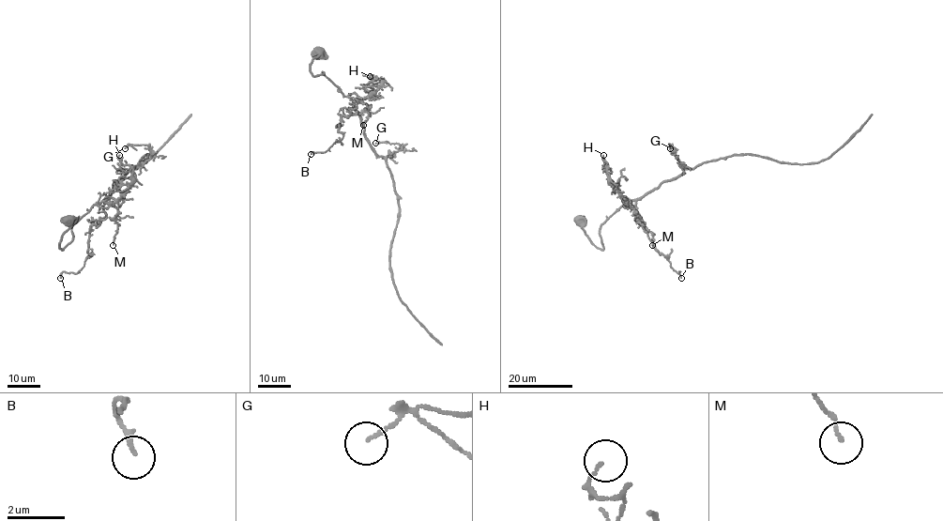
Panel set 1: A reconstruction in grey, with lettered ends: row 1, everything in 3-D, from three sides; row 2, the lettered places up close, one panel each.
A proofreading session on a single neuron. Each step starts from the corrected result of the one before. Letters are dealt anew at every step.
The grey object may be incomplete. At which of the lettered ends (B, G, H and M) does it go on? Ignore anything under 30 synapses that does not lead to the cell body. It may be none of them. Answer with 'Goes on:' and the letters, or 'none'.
Goes on: none

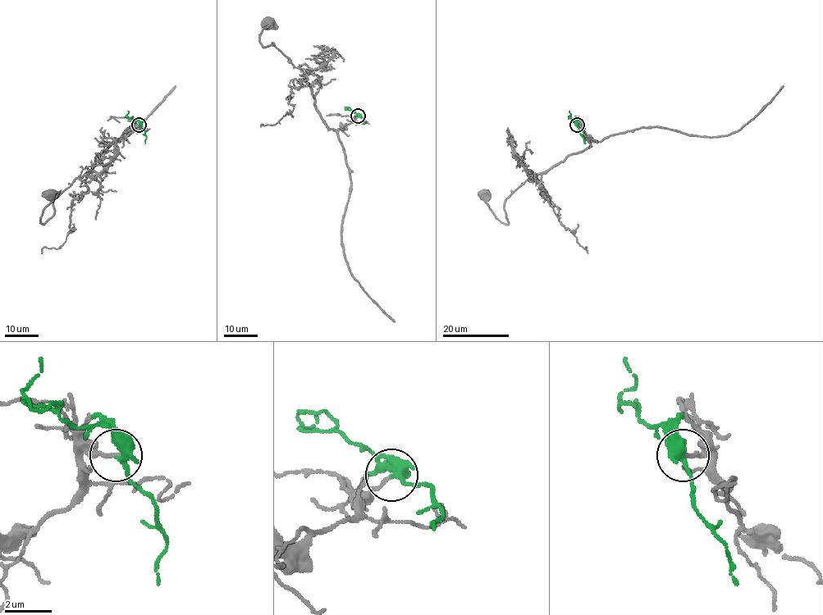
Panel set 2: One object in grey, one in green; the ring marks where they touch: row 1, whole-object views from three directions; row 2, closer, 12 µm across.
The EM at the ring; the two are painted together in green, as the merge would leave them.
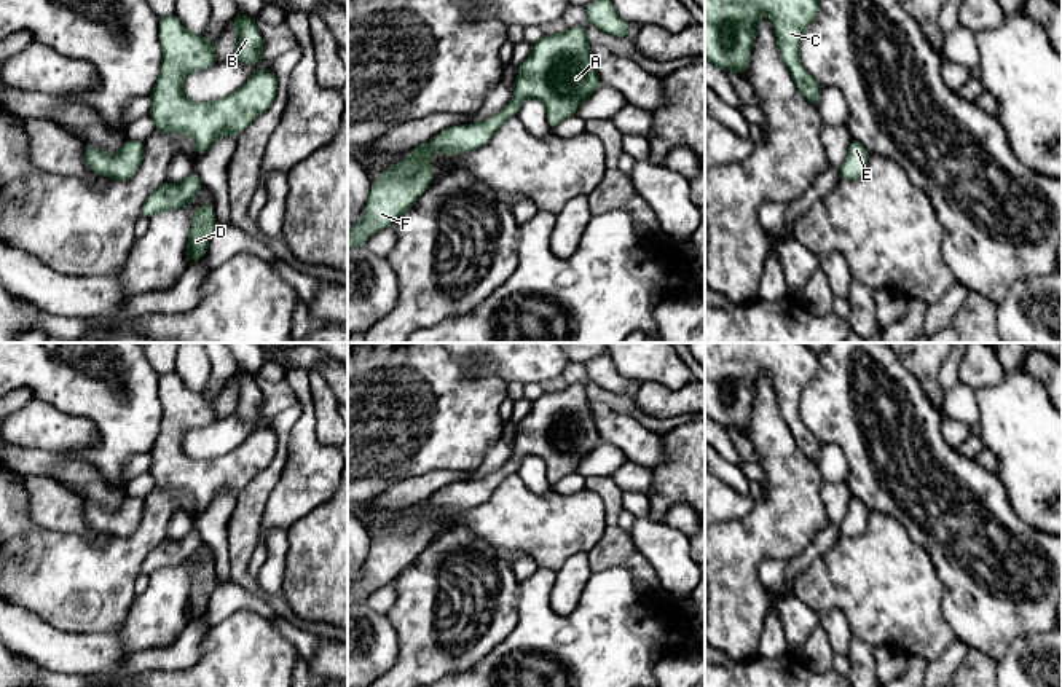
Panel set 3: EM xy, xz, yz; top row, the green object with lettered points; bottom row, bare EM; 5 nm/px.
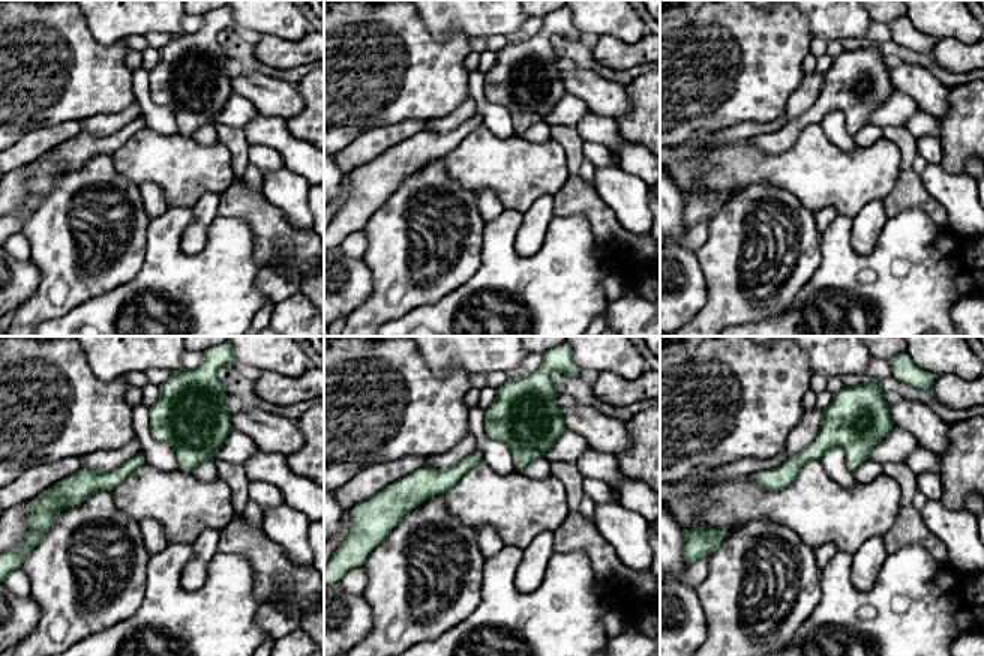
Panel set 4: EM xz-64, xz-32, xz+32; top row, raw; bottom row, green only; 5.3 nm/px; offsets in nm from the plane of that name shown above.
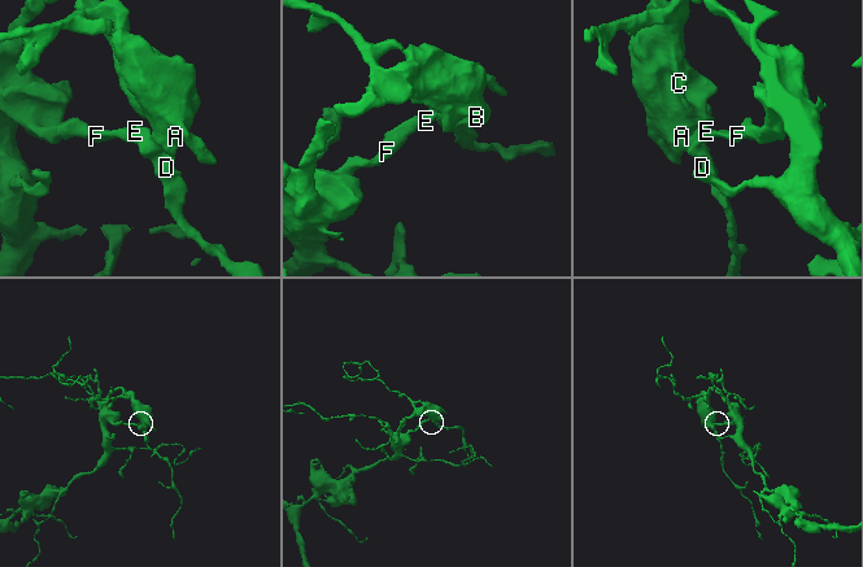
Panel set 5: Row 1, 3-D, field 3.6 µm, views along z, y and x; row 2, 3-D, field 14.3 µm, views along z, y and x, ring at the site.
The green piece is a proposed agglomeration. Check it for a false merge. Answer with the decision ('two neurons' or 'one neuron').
one neuron

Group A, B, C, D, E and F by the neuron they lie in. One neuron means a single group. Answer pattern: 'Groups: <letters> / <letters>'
Groups: A B C D E F

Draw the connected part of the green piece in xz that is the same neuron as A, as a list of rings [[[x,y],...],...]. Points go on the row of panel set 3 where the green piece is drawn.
[[[584,26],[544,35],[536,41],[531,54],[518,65],[512,100],[499,113],[477,124],[456,124],[439,132],[380,174],[370,185],[362,222],[348,233],[348,247],[367,245],[375,233],[392,226],[429,188],[434,180],[429,153],[453,156],[480,148],[505,120],[517,116],[526,99],[537,99],[545,105],[552,129],[574,116],[601,84],[590,46]]]

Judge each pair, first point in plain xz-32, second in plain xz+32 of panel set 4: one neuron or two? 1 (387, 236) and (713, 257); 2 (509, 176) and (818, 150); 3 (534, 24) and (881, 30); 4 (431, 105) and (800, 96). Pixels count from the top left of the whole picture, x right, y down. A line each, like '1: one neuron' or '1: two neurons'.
1: one neuron
2: one neuron
3: one neuron
4: two neurons

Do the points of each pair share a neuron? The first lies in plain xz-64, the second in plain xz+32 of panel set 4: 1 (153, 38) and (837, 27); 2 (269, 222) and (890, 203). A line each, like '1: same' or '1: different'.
1: different
2: same

